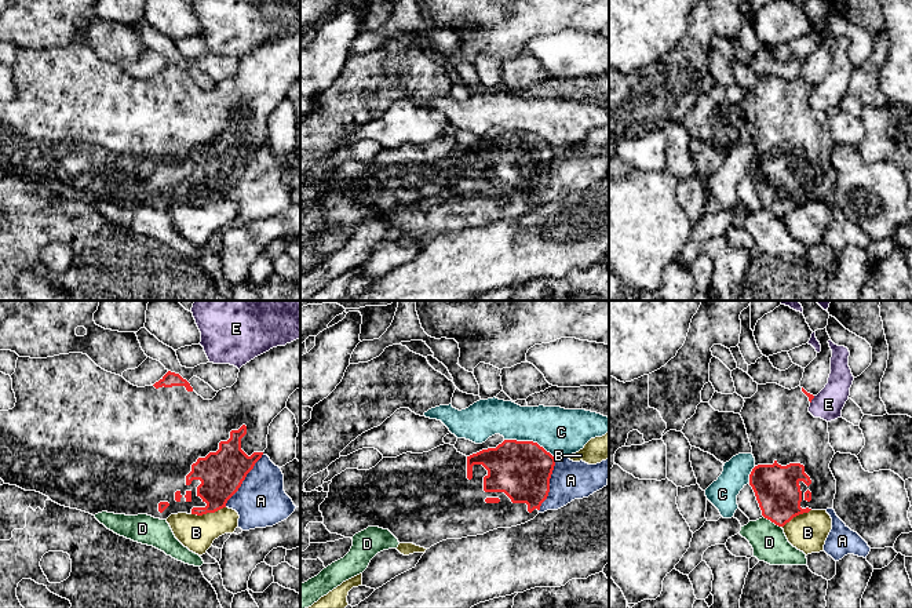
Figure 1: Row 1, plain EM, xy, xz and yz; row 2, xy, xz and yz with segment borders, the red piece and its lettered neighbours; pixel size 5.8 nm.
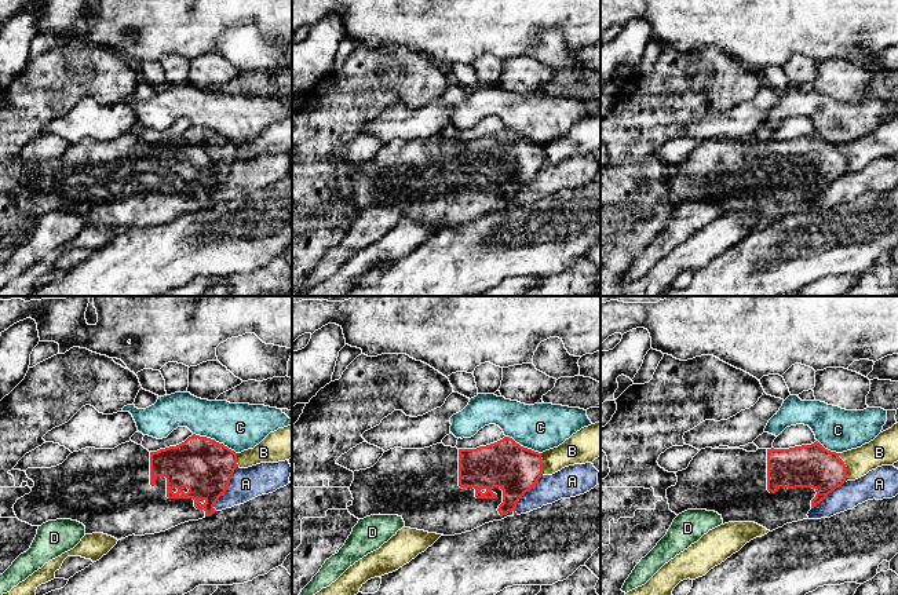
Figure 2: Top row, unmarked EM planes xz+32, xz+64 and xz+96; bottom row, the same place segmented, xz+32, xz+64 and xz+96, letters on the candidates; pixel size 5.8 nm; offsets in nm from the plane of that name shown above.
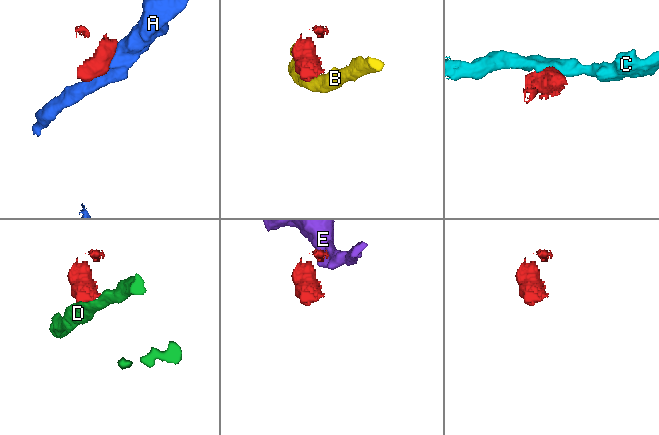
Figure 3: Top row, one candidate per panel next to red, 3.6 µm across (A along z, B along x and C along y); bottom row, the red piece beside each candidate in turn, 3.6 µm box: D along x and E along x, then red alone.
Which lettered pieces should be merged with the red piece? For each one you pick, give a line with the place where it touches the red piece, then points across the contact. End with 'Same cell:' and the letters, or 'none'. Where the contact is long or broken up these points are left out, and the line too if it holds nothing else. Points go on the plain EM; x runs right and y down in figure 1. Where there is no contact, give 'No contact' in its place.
Same cell: none

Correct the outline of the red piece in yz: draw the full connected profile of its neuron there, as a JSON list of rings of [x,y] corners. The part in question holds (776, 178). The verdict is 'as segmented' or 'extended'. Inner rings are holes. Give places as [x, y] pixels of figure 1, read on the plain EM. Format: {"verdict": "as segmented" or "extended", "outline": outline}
{"verdict": "extended", "outline": [[[777,74],[758,76],[758,83],[744,90],[740,103],[755,149],[749,176],[762,207],[778,218],[810,201],[833,200],[836,171],[829,154],[835,142],[829,135],[828,113],[809,103],[813,90],[800,77],[789,81]]]}

